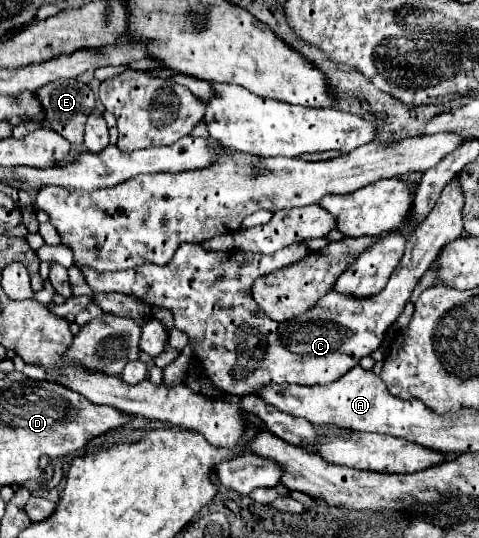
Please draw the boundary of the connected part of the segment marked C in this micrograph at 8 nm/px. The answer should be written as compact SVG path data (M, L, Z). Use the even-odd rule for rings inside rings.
M454 178L440 194L436 206L432 212L418 224L418 228L410 234L406 240L406 252L402 262L396 266L394 274L390 276L386 288L370 298L354 298L348 294L340 294L336 290L330 290L324 296L324 302L318 300L308 312L306 320L290 320L290 322L274 322L270 320L262 308L252 298L252 284L254 280L280 270L284 266L290 266L304 256L310 254L310 248L302 242L290 244L274 254L258 254L258 252L246 252L246 250L230 250L230 252L212 252L204 250L200 244L182 244L178 252L174 254L172 262L168 266L138 266L134 270L124 272L98 272L90 266L82 266L82 274L86 284L90 286L90 296L70 296L62 306L50 308L56 316L66 314L78 314L86 310L94 302L94 296L100 292L120 292L134 296L150 306L168 308L174 314L176 328L184 332L190 340L192 348L192 362L196 362L202 370L202 374L210 380L210 384L224 392L224 394L256 394L264 386L270 384L330 384L338 380L346 370L354 368L364 356L372 356L386 334L386 330L396 322L396 318L402 314L406 302L410 300L410 294L414 286L420 282L424 272L432 266L434 258L438 256L438 250L442 250L444 244L456 240L462 236L462 192L458 186L458 178Z

